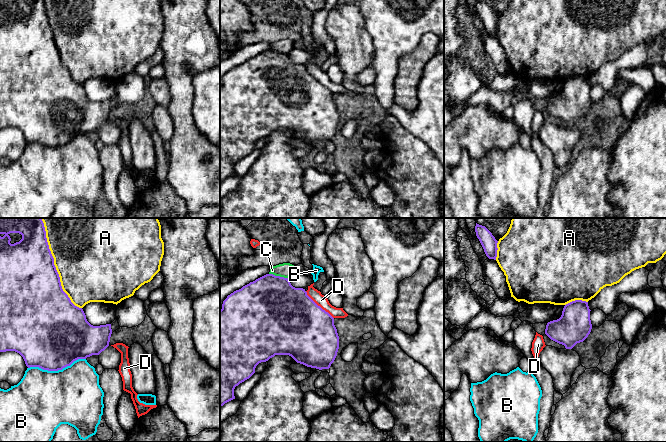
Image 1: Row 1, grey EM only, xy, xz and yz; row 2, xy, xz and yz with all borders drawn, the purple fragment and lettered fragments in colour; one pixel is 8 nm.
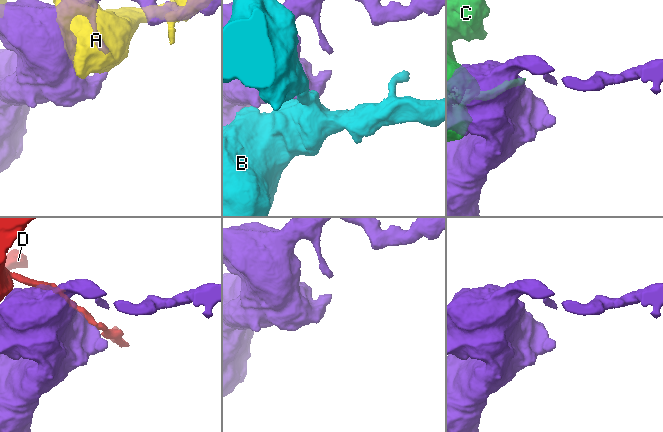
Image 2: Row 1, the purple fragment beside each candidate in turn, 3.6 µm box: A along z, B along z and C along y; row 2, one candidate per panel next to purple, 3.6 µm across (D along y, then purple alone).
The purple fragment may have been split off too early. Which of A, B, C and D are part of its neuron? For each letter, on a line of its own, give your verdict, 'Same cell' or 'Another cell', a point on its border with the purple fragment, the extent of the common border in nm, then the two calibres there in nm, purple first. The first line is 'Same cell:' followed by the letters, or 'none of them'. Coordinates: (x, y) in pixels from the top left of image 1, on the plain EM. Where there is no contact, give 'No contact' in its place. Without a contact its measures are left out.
Same cell: none of them
A: Another cell. Touches purple at xy (55, 44). Shared border 750 nm. Thickness 480 nm (purple) against 500 nm
B: Another cell. Touches purple at xy (56, 146). Shared border 480 nm. Thickness 480 nm (purple) against 460 nm
C: Another cell. Touches purple at xz (278, 52). Shared border 160 nm. Thickness 480 nm (purple) against 110 nm
D: Another cell. Touches purple at xz (319, 82). Shared border 320 nm. Thickness 480 nm (purple) against 90 nm

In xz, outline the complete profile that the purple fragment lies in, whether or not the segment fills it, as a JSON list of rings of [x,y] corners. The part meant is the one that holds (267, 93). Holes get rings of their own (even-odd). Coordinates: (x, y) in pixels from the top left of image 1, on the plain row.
[[[266,50],[253,58],[243,62],[241,65],[234,67],[223,77],[222,85],[220,86],[220,183],[225,179],[235,175],[234,165],[240,159],[249,155],[254,149],[256,142],[261,138],[266,138],[275,131],[289,131],[297,139],[307,143],[316,144],[319,146],[329,145],[334,138],[339,125],[339,112],[334,101],[334,94],[320,82],[318,82],[308,71],[305,65],[295,64],[291,61],[288,54]]]

